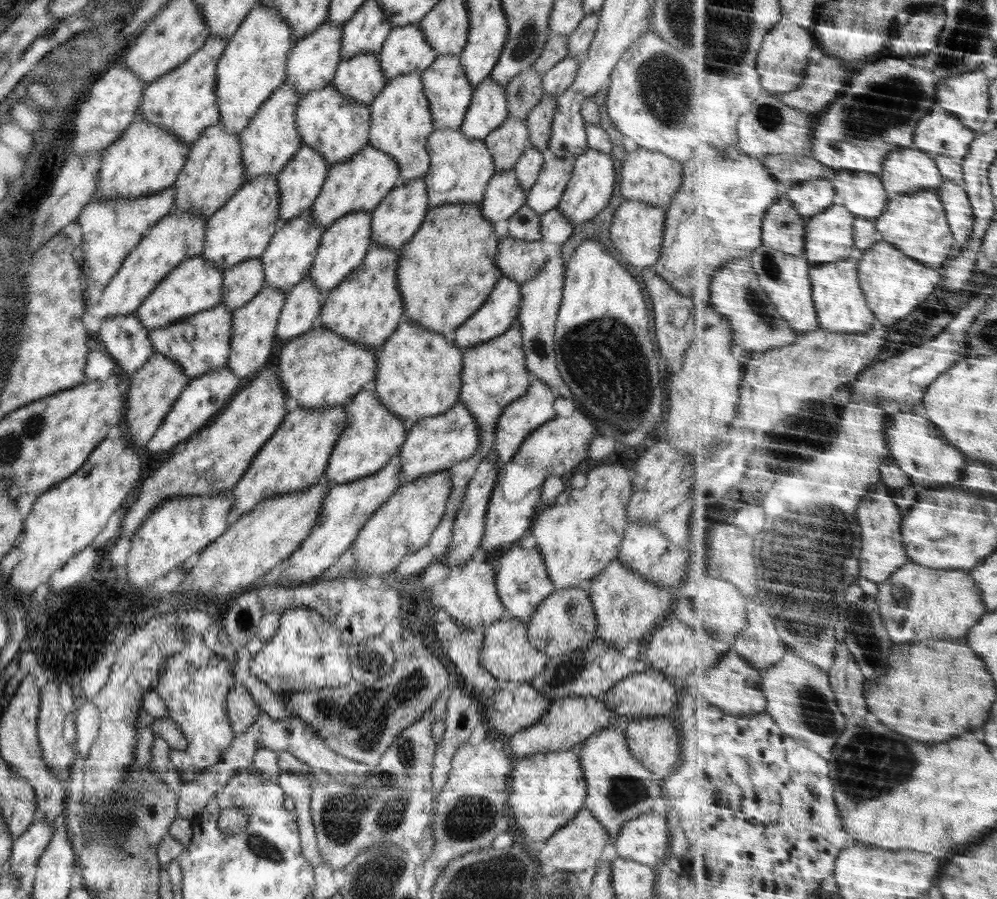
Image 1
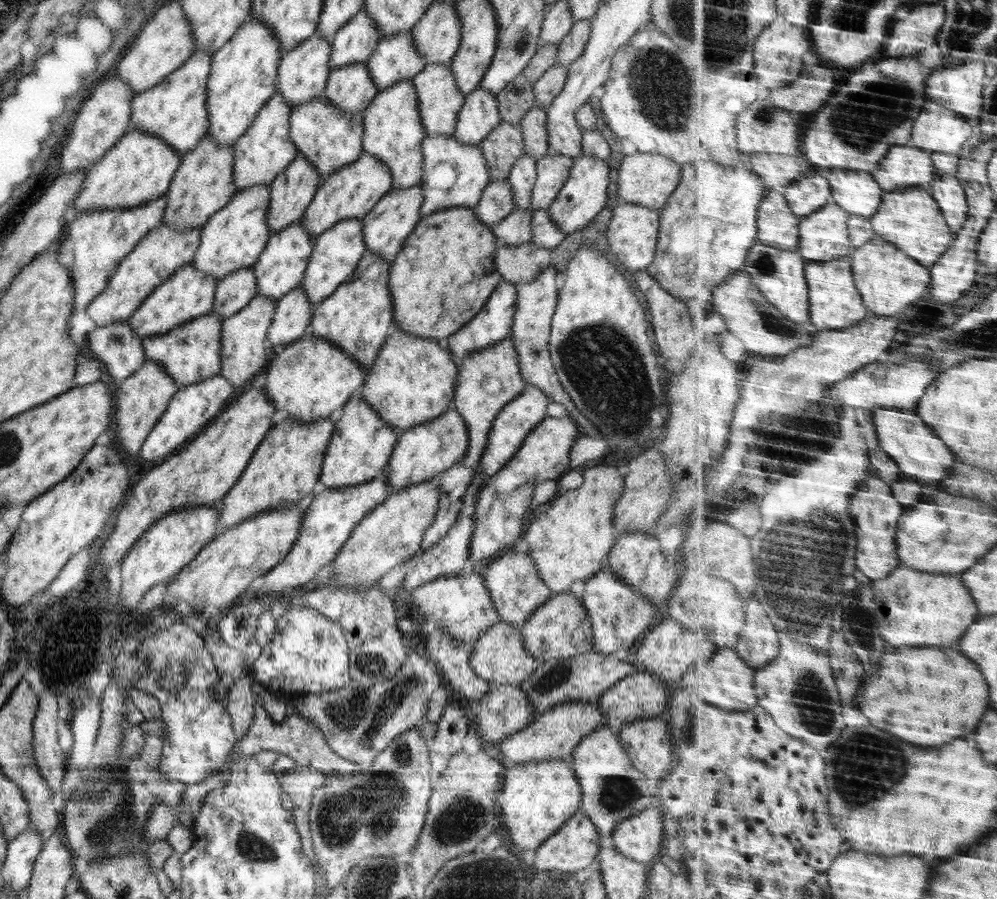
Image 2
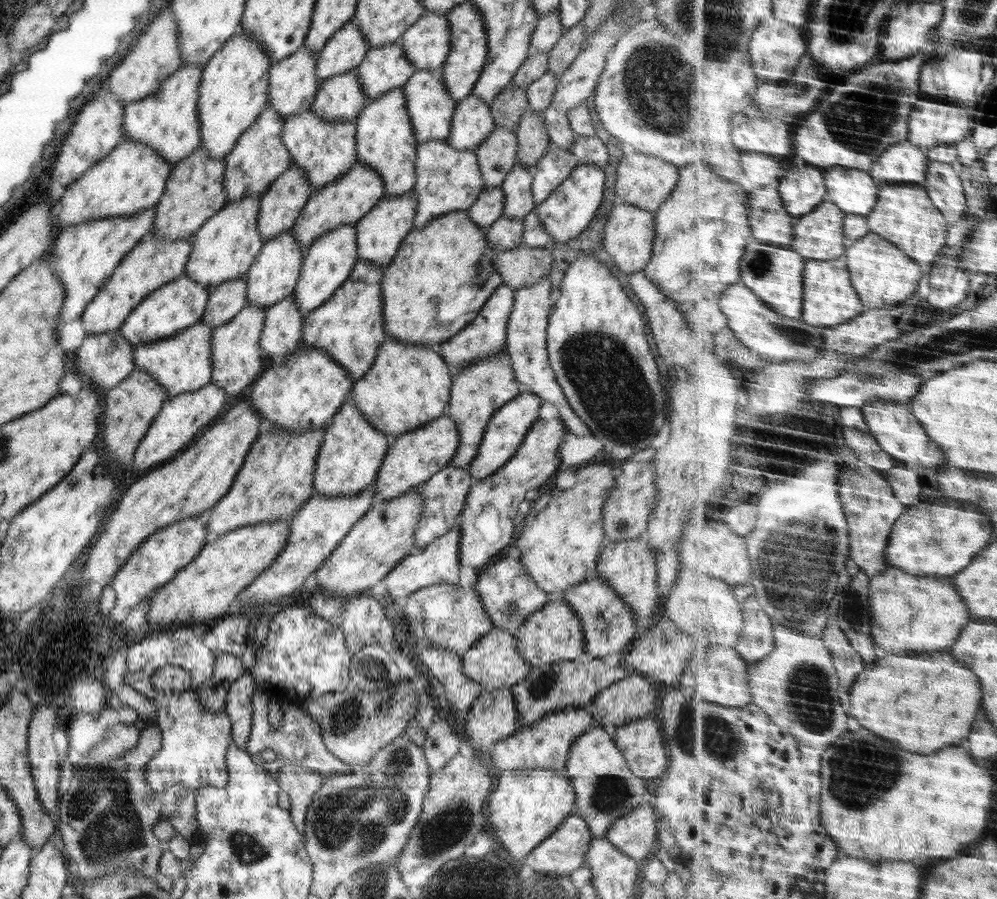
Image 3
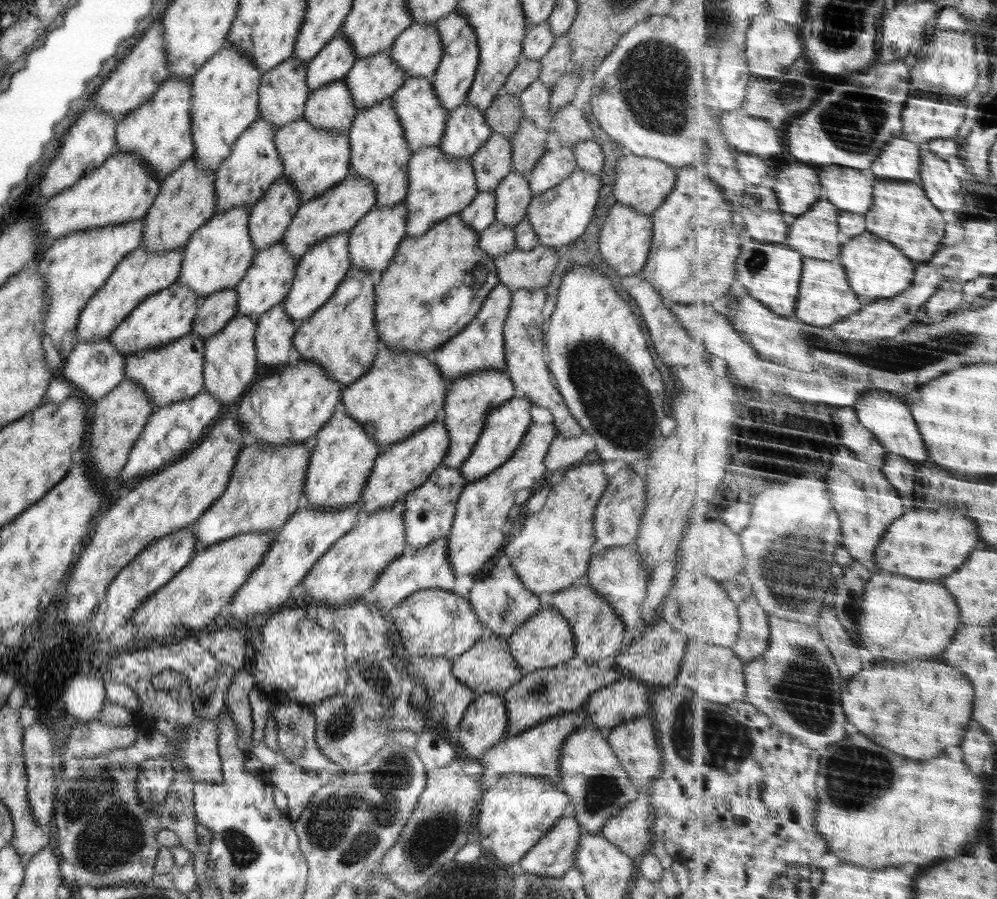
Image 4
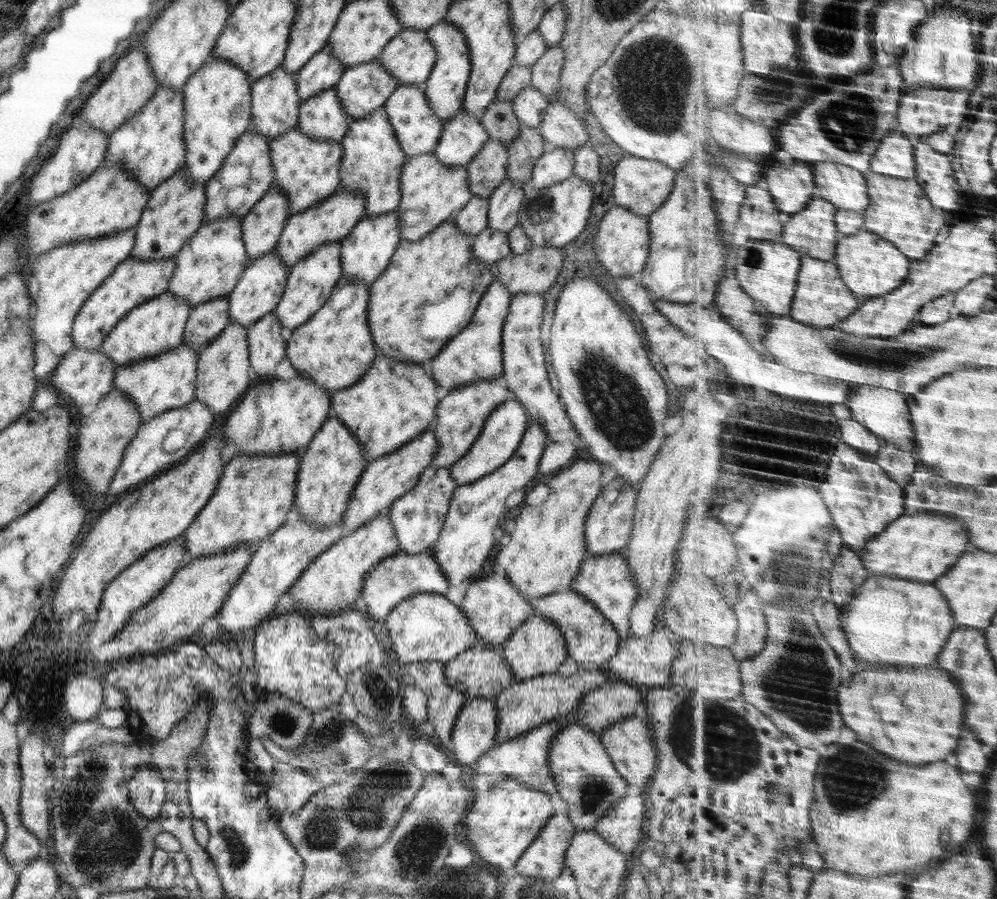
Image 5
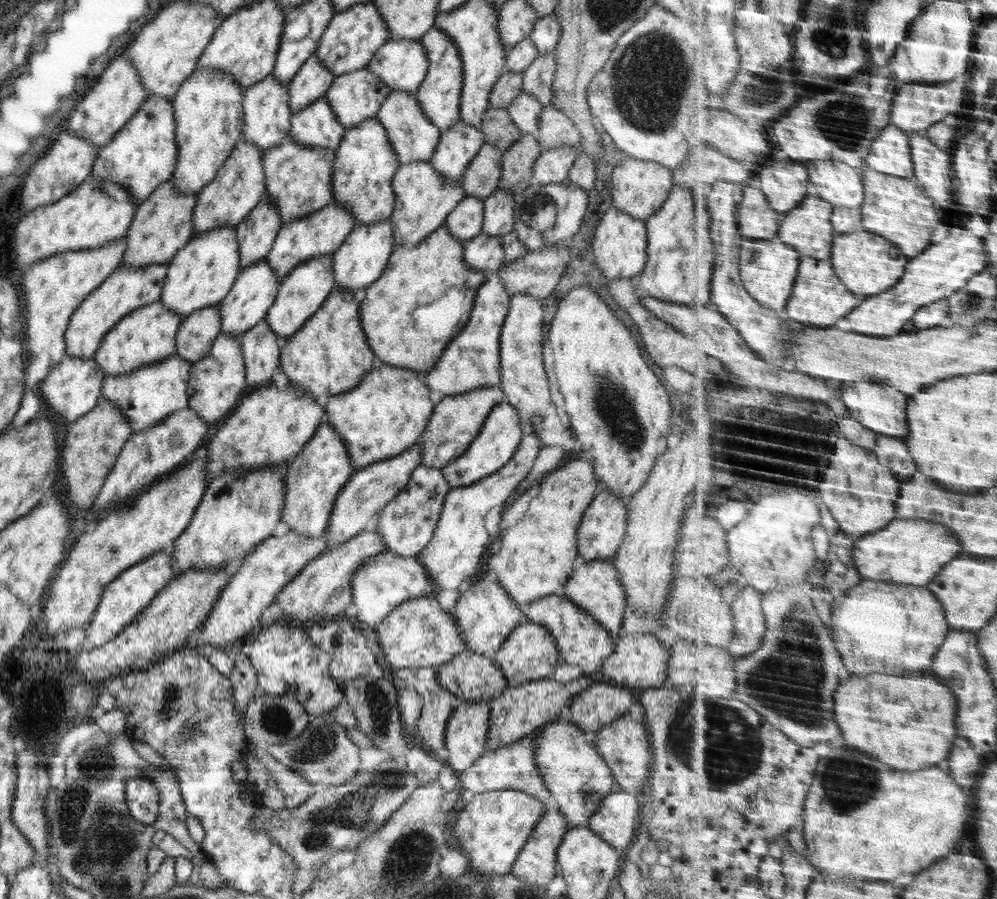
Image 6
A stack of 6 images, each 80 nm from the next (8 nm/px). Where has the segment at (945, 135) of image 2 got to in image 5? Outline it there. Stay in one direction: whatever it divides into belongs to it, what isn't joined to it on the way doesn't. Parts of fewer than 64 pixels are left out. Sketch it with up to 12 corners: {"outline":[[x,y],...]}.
{"outline":[[909,87],[899,132],[915,141],[966,120],[966,89]]}

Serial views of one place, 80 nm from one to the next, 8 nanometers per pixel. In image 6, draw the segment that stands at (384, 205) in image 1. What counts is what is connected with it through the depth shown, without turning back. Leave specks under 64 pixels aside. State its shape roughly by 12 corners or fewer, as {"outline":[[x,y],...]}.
{"outline":[[389,219],[357,224],[333,252],[335,286],[362,292],[388,265]]}

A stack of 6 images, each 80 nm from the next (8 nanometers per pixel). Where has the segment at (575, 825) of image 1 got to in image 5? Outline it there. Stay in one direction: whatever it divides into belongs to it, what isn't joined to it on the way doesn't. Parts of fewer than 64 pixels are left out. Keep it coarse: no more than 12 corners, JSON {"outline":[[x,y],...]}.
{"outline":[[554,814],[515,864],[553,882],[576,832]]}

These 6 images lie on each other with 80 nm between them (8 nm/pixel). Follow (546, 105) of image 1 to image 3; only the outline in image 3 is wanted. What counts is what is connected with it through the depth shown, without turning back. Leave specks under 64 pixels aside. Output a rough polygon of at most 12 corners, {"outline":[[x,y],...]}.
{"outline":[[529,110],[520,120],[518,158],[534,168],[549,150],[545,121]]}

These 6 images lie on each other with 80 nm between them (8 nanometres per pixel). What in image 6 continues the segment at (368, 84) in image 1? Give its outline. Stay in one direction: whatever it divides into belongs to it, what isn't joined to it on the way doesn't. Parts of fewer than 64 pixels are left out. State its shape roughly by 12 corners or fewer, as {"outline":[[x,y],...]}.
{"outline":[[325,95],[292,115],[288,138],[336,151],[345,132]]}

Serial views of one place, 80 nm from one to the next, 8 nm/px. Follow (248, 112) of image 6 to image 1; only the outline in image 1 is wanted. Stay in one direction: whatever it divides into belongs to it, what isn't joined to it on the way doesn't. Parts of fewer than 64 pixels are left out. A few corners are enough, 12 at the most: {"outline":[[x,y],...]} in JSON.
{"outline":[[324,22],[290,49],[285,81],[303,97],[334,78],[341,26]]}

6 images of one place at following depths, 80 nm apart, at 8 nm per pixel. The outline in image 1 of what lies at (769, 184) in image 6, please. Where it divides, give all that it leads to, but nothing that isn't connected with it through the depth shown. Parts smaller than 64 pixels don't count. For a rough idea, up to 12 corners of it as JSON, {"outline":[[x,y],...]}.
{"outline":[[832,179],[792,186],[786,196],[802,216],[836,205]]}

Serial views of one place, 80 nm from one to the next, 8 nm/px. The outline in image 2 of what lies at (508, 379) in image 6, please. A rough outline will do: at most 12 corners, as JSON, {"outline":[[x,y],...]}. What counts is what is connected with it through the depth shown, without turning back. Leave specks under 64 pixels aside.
{"outline":[[550,264],[515,285],[511,339],[526,384],[586,418],[560,384],[549,353],[561,277]]}

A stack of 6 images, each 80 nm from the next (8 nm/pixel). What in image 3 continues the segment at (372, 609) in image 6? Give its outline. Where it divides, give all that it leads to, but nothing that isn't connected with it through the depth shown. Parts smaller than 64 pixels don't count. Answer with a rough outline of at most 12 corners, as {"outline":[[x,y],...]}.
{"outline":[[459,525],[396,563],[383,578],[402,602],[459,582]]}

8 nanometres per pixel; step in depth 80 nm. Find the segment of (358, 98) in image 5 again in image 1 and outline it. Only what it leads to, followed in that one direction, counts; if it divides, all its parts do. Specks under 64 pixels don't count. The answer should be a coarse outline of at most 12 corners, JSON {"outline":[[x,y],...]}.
{"outline":[[419,23],[392,28],[377,56],[390,80],[438,54]]}

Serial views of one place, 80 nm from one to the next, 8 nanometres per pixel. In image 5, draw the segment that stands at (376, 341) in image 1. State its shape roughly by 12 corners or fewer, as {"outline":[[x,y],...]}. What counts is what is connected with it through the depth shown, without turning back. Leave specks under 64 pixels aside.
{"outline":[[342,276],[287,333],[298,374],[332,393],[378,355],[368,285]]}

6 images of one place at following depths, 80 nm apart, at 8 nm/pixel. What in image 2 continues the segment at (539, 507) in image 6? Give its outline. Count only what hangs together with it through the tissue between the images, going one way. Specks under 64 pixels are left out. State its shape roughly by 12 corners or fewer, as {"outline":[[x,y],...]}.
{"outline":[[618,466],[527,522],[524,540],[554,594],[605,565],[618,538]]}

